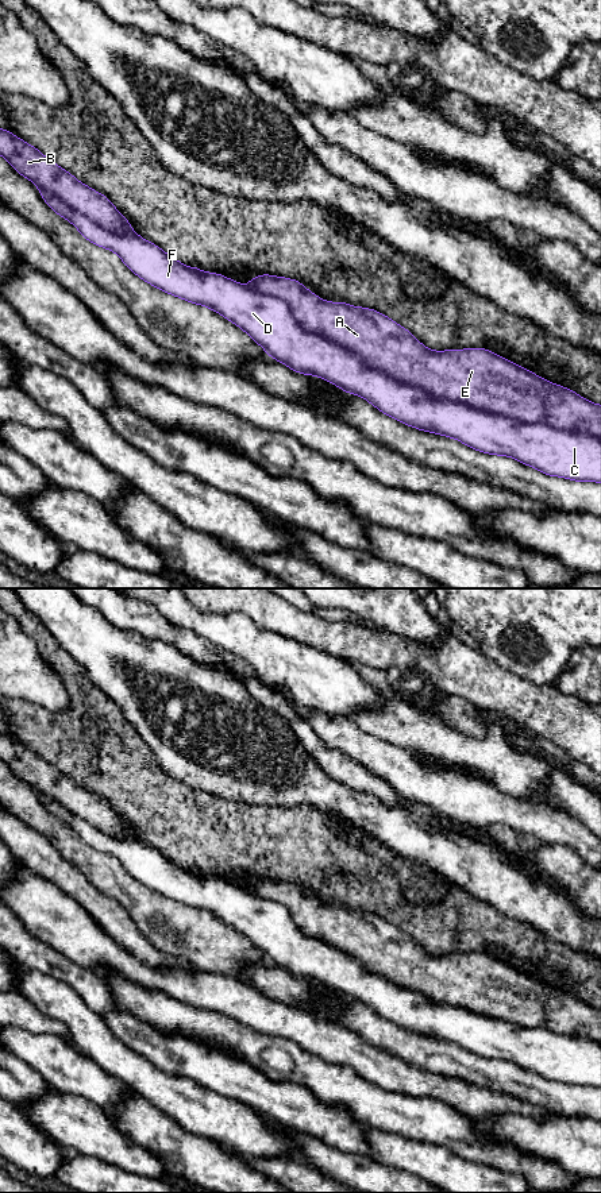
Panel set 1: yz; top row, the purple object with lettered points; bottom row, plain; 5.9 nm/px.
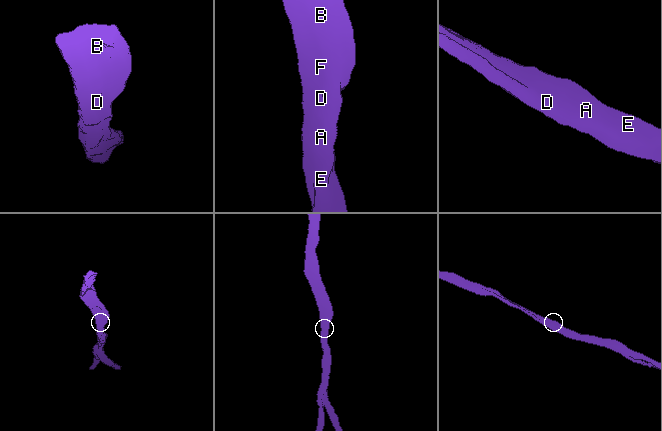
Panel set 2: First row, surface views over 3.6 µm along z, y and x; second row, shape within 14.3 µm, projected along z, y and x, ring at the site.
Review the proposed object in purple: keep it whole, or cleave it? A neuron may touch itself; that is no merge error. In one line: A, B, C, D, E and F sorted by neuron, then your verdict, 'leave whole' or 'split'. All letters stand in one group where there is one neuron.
A B E / C D F; split

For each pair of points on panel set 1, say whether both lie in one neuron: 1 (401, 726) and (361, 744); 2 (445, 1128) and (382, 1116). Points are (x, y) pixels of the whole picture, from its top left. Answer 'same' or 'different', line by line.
1: different
2: same

